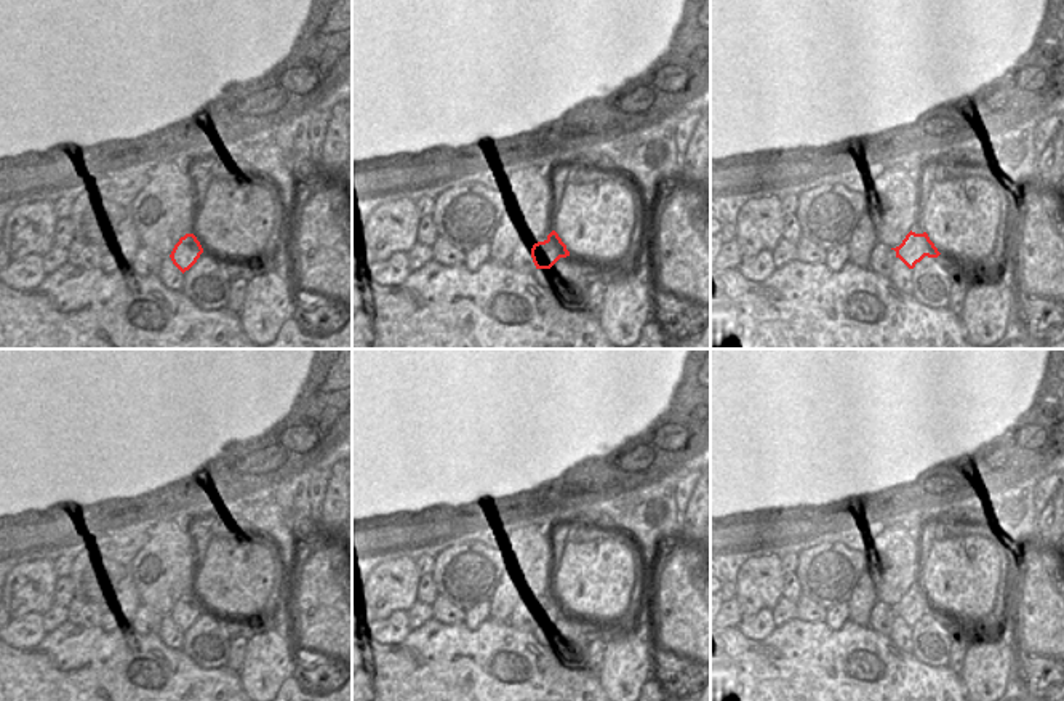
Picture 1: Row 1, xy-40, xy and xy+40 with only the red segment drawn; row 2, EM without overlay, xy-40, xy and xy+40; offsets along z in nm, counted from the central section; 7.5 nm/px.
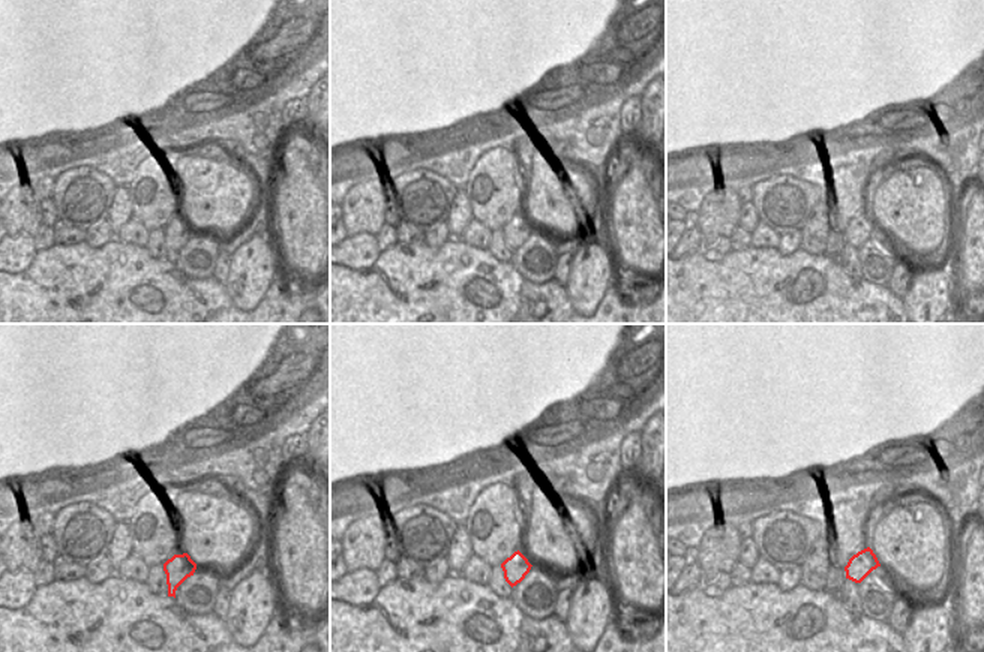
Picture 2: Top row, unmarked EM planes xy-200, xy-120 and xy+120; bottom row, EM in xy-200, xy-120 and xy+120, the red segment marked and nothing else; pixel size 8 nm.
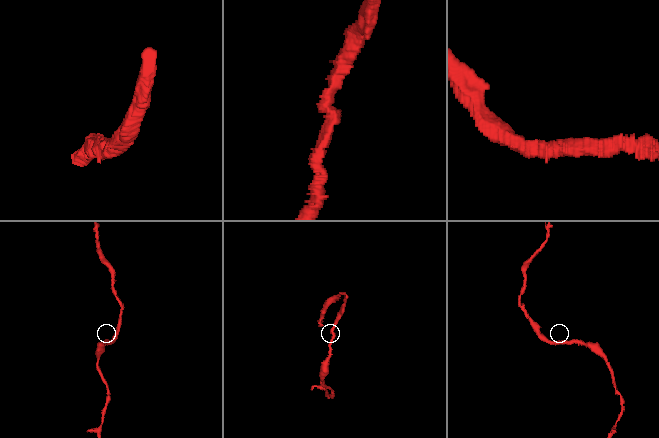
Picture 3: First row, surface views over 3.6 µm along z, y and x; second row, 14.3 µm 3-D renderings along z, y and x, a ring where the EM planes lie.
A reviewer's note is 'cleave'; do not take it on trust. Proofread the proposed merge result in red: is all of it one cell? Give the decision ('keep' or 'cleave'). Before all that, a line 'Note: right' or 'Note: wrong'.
Note: wrong
keep

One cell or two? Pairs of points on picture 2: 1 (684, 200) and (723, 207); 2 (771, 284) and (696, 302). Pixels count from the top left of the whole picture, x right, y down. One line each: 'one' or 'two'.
1: two
2: one

